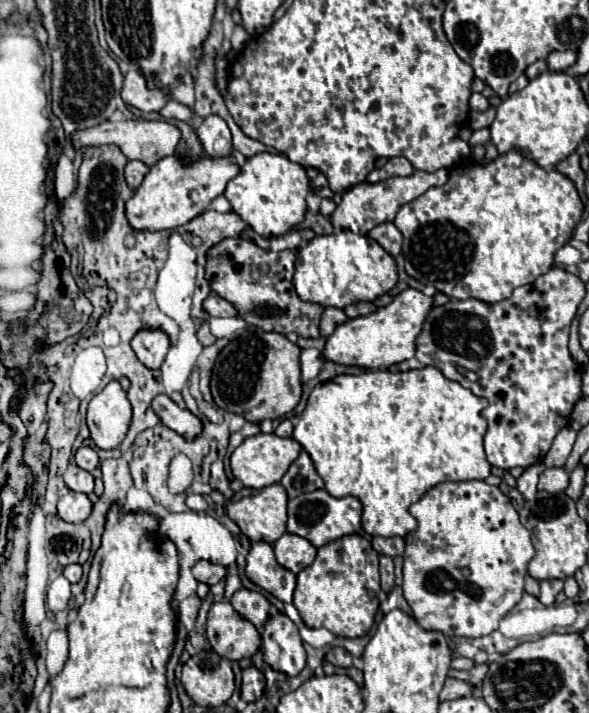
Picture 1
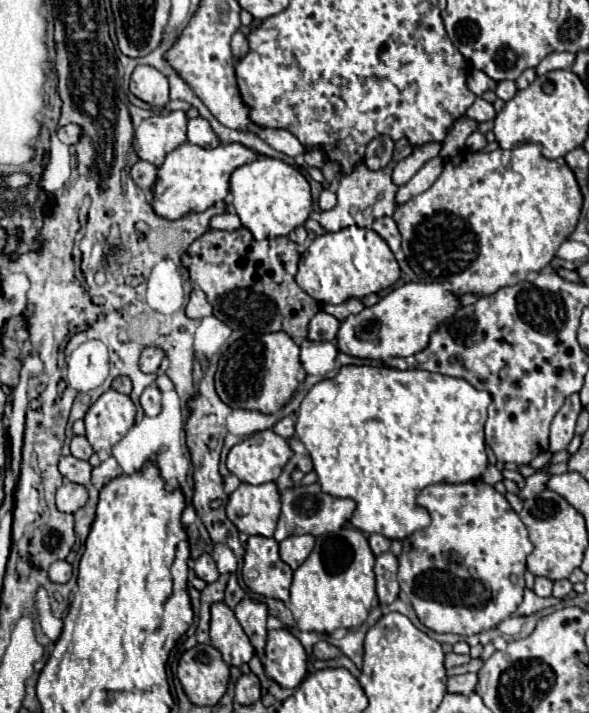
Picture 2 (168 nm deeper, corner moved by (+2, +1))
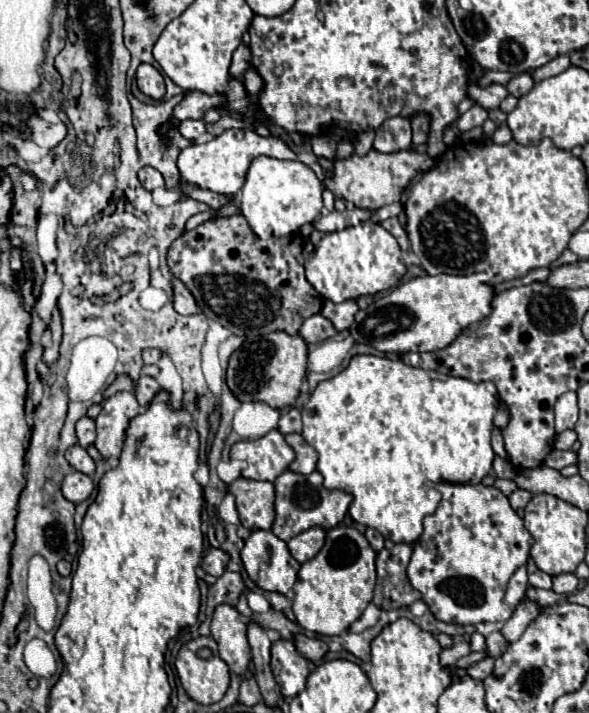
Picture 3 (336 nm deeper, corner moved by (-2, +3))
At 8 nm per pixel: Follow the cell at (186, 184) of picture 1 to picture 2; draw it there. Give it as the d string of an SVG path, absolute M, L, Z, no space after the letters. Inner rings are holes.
M193 143L179 145L171 153L167 153L165 161L157 167L157 181L153 185L153 199L151 199L151 207L153 207L155 215L159 215L163 219L169 219L169 221L175 221L175 219L181 219L181 217L185 217L189 213L203 213L203 211L207 211L217 201L223 201L227 197L227 193L229 193L229 175L237 167L241 167L241 165L245 165L245 163L257 159L257 157L259 155L255 151L251 151L251 149L247 149L247 147L239 145L239 143L219 145L215 149L203 149L203 147L193 145Z

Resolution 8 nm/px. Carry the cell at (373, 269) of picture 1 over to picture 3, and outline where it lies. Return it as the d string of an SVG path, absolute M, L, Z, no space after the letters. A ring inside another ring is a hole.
M363 221L357 227L327 233L311 259L305 263L307 281L333 303L357 299L361 295L375 295L393 289L405 275L405 263L397 239L379 223Z

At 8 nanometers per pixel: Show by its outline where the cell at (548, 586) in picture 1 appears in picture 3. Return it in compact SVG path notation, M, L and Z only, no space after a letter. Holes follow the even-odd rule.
M535 571L529 575L529 583L533 587L541 587L541 589L551 589L551 575L543 573L543 571Z

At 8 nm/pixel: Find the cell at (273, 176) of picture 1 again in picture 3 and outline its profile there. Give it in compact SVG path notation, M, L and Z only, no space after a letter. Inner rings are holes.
M257 157L249 167L245 185L241 189L241 213L247 219L247 223L251 225L251 229L261 239L267 239L269 233L273 237L283 237L283 235L297 233L305 223L313 223L319 217L319 213L323 209L321 193L323 193L321 181L313 173L313 169L307 167L305 163L301 163L301 161L279 161L273 157Z

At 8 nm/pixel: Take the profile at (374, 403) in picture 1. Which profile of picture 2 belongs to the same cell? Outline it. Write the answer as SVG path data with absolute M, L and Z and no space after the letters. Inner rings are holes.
M347 365L333 379L311 387L297 411L295 433L311 453L321 489L333 497L349 497L357 503L351 523L363 533L381 533L387 539L405 539L429 525L429 513L415 505L421 489L435 483L475 481L487 469L483 425L491 395L477 391L465 379L431 373L425 369L389 369Z

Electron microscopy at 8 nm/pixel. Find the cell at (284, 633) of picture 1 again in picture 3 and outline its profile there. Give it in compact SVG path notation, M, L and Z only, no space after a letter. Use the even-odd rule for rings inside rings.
M279 639L271 647L271 667L283 697L295 697L297 693L303 691L309 675L309 667L307 667L307 659L303 659L297 653L291 641Z

